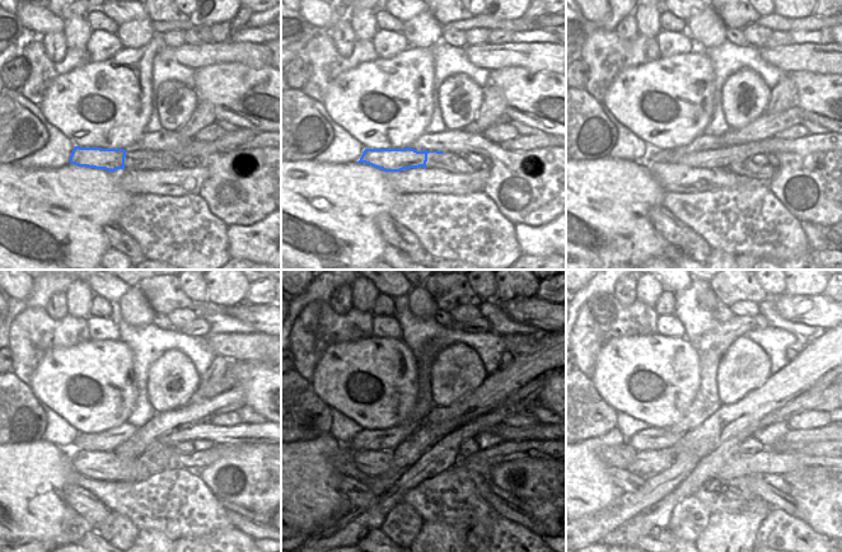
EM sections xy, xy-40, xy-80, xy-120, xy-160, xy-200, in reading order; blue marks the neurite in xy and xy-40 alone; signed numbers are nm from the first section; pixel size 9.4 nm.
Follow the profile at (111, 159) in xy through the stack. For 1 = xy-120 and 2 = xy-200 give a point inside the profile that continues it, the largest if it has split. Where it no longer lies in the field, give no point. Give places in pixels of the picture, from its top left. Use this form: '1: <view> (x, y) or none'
1: xy-120 (242, 433)
2: xy-200 (819, 434)

